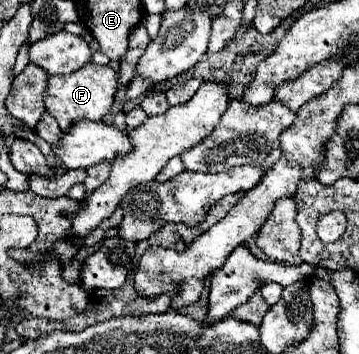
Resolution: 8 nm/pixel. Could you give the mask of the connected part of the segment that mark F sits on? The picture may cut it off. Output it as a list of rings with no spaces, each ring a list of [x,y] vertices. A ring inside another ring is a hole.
[[[90,62],[88,66],[76,70],[74,74],[50,76],[44,104],[48,114],[52,114],[60,124],[60,128],[66,132],[66,128],[70,128],[80,120],[102,120],[112,110],[116,88],[118,88],[116,72],[110,66],[98,66]]]

